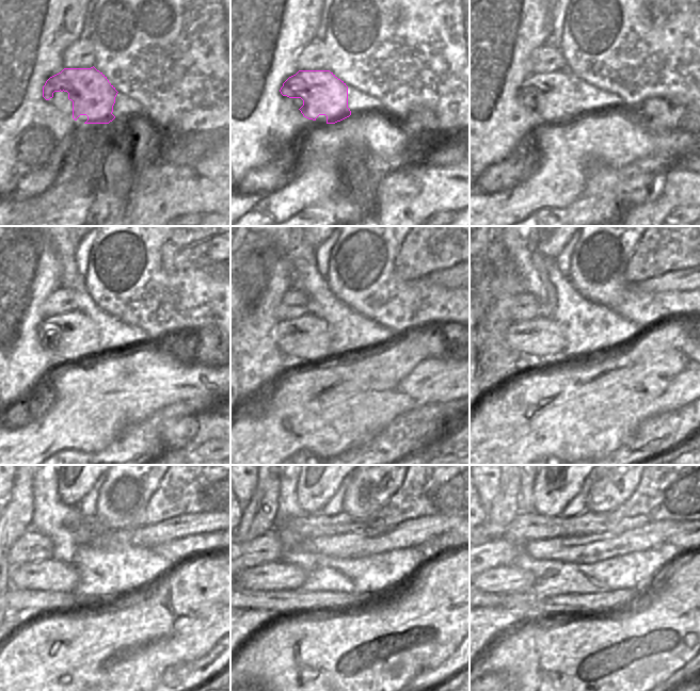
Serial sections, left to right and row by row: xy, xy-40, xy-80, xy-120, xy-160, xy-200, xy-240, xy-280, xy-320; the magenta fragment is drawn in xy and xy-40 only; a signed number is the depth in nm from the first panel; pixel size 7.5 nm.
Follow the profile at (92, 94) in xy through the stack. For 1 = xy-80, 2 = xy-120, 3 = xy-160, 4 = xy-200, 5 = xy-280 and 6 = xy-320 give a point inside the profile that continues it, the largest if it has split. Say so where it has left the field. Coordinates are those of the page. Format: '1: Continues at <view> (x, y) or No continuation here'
1: Continues at xy-80 (553, 94)
2: Continues at xy-120 (69, 336)
3: Continues at xy-160 (304, 339)
4: Continues at xy-200 (542, 337)
5: Continues at xy-280 (277, 576)
6: Continues at xy-320 (505, 578)

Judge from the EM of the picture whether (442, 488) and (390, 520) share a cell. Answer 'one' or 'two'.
one

